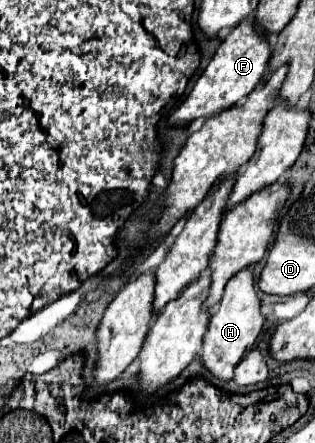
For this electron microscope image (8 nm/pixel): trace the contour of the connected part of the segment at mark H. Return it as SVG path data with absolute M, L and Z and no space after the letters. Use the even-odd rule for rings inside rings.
M248 267L240 273L236 273L230 283L224 289L222 301L218 305L218 311L210 319L208 333L204 335L202 351L198 353L204 361L204 367L212 379L228 381L234 377L234 369L240 363L240 359L254 347L258 335L264 327L264 315L260 311L260 289L256 287L254 279L254 267Z

